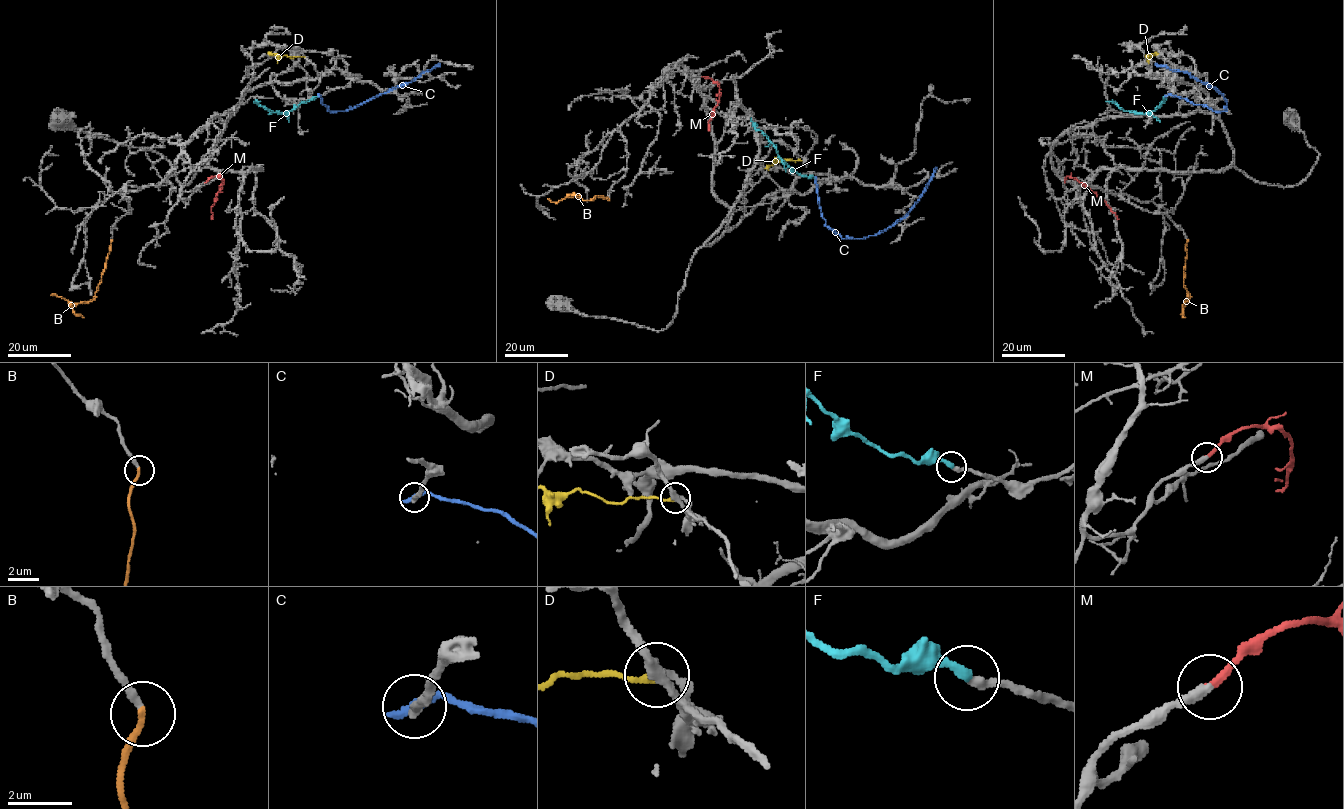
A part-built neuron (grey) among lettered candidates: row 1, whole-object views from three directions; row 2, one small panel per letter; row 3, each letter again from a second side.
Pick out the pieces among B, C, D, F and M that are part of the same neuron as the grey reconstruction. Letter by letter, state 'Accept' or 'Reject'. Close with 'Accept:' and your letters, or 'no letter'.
B: Accept
C: Reject
D: Reject
F: Accept
M: Accept
Accept: B, F, M

